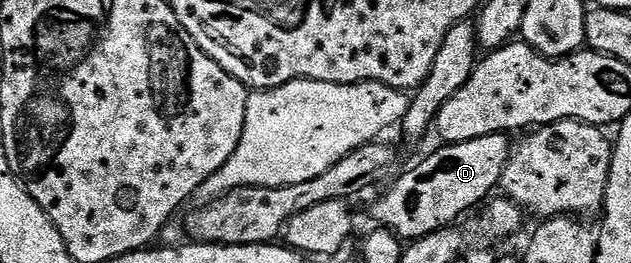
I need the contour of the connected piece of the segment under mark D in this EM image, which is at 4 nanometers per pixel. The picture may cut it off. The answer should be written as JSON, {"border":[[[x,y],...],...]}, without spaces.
{"border":[[[497,133],[441,147],[415,169],[408,170],[374,205],[374,217],[378,220],[375,222],[381,228],[390,229],[403,242],[418,241],[429,233],[453,226],[461,213],[477,210],[491,196],[489,193],[501,186],[512,141],[507,134]]]}

